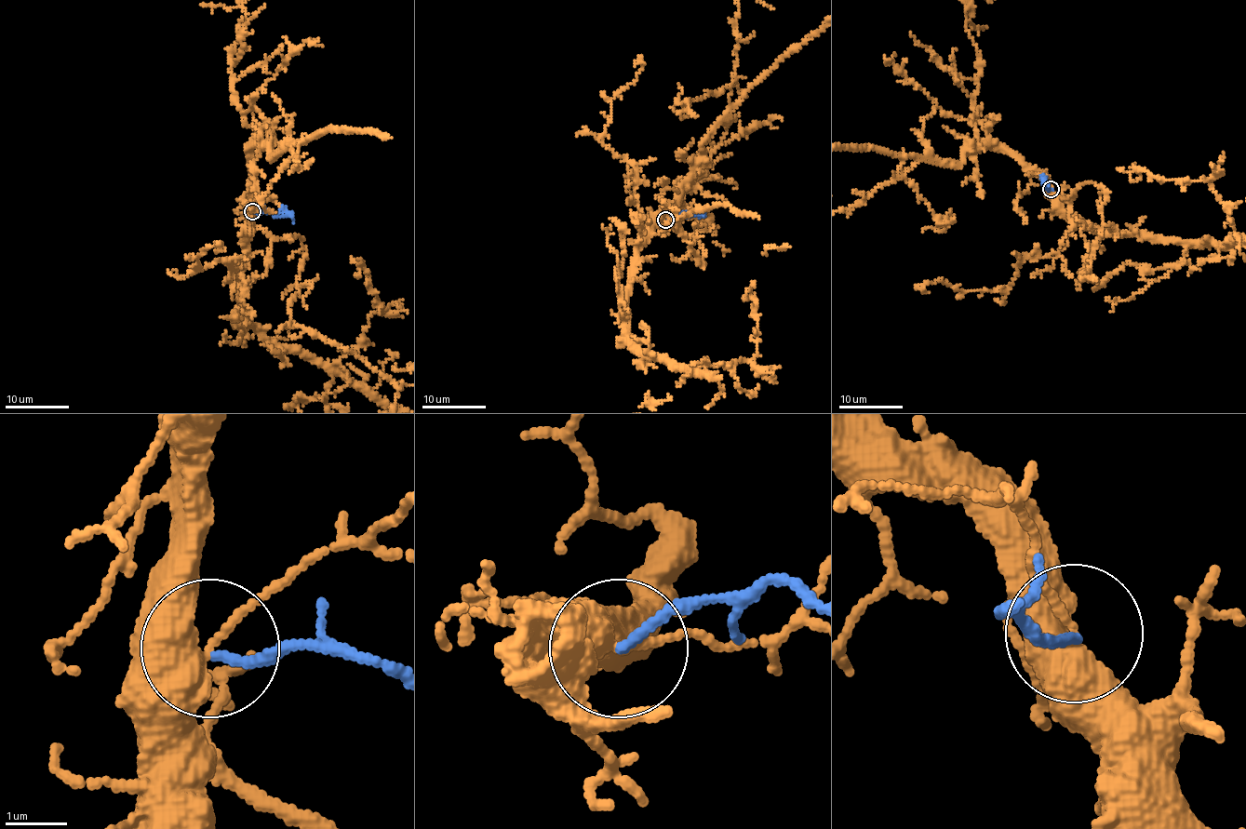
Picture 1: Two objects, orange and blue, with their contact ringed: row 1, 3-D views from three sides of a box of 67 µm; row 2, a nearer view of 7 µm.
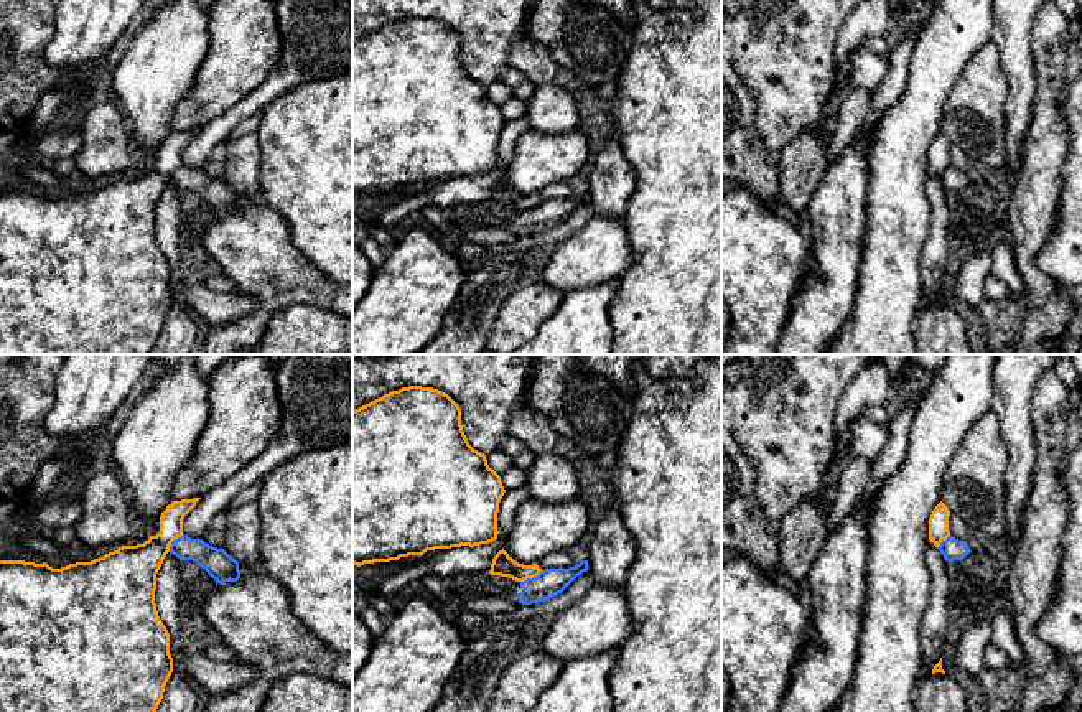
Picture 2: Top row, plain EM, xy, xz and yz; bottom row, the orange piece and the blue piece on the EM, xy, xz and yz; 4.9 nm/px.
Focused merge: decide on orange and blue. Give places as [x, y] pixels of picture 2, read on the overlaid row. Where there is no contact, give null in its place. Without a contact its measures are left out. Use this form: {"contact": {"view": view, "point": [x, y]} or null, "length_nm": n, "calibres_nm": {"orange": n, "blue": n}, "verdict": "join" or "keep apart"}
{"contact": {"view": "xy", "point": [173, 539]}, "length_nm": 120, "calibres_nm": {"orange": 240, "blue": 140}, "verdict": "keep apart"}

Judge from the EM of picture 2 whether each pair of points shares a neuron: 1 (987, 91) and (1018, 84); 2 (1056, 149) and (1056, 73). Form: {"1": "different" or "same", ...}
{"1": "different", "2": "same"}

